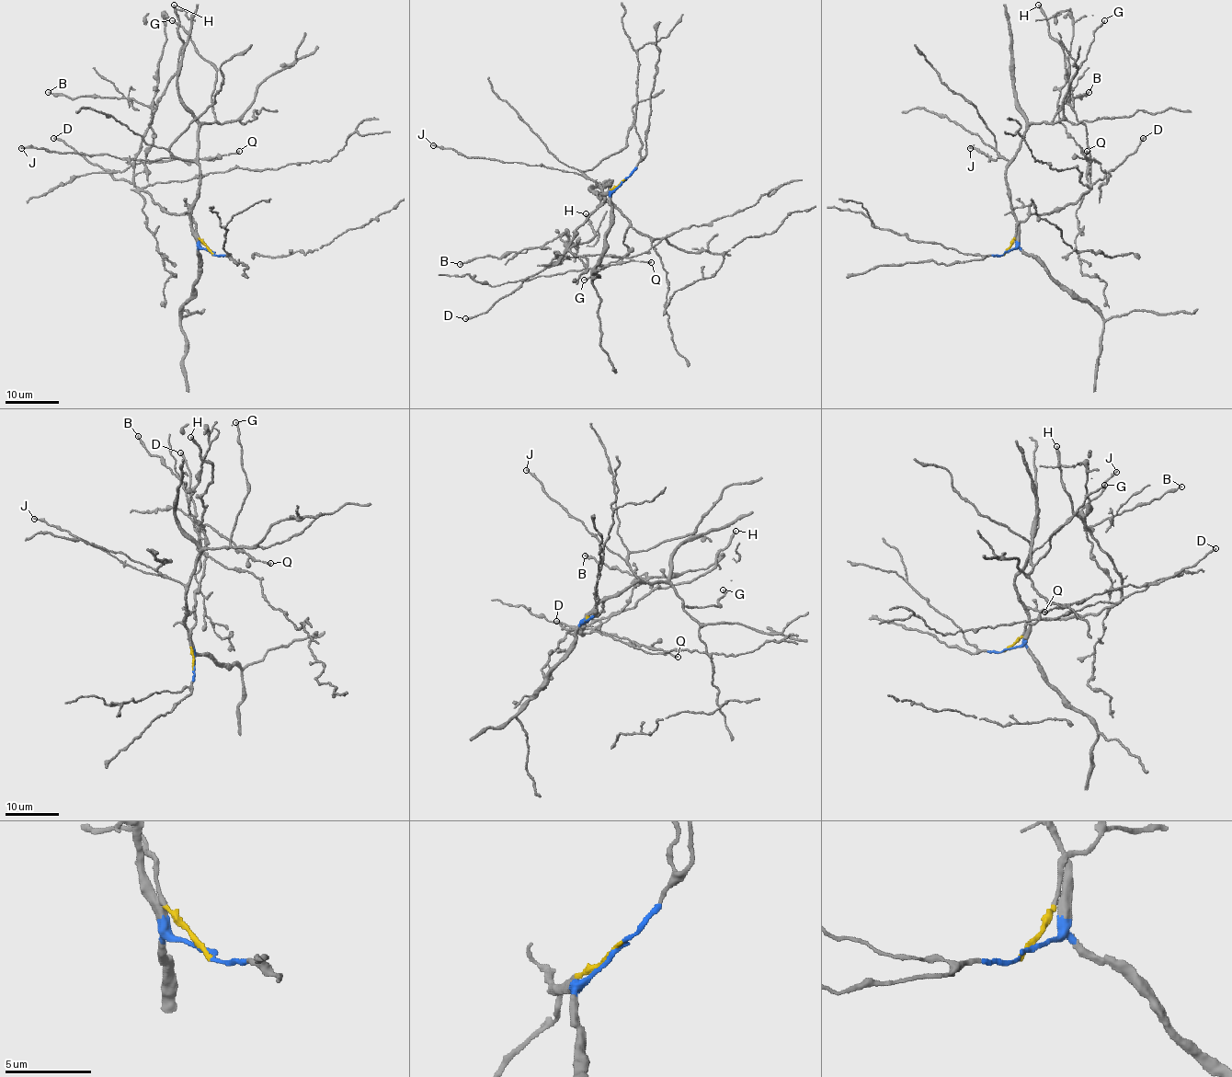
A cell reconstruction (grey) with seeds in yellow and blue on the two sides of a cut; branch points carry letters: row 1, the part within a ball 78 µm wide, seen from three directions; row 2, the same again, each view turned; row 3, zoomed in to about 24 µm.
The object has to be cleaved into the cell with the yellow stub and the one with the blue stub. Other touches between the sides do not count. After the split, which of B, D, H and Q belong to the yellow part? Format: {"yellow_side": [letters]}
{"yellow_side": ["B", "D", "H", "Q"]}

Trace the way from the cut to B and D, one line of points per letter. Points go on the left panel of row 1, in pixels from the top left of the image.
B: (211, 252), (188, 214), (170, 214), (143, 189), (153, 141), (150, 108), (127, 98), (48, 92)
D: (211, 252), (199, 235), (188, 214), (170, 214), (143, 189), (116, 179), (109, 171), (89, 163), (53, 138)

